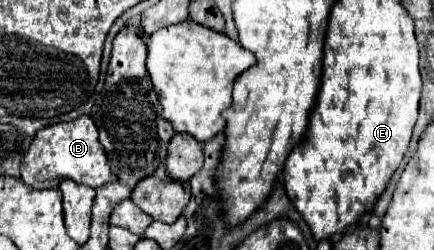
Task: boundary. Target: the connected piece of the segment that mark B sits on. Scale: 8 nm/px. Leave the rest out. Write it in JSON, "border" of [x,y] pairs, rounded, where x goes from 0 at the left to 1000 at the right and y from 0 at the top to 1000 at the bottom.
{"border":[[[187,460],[159,492],[127,492],[85,524],[48,652],[48,716],[76,756],[99,756],[99,740],[113,748],[113,732],[122,732],[127,716],[131,740],[150,716],[168,716],[173,732],[224,756],[242,732],[256,732],[265,700],[251,676],[247,620],[228,572],[228,540],[214,476],[205,460]]]}

